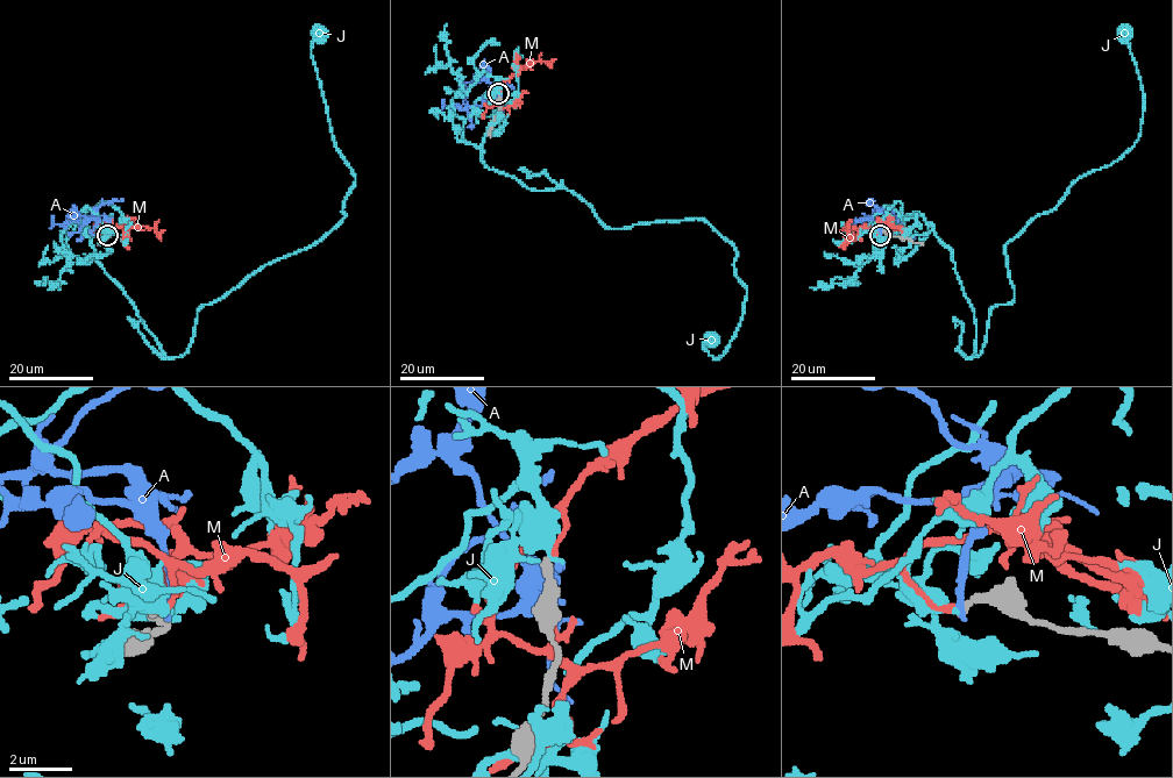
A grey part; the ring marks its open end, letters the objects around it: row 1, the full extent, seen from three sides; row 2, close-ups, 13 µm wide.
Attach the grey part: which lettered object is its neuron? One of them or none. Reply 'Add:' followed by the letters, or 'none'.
Add: none

